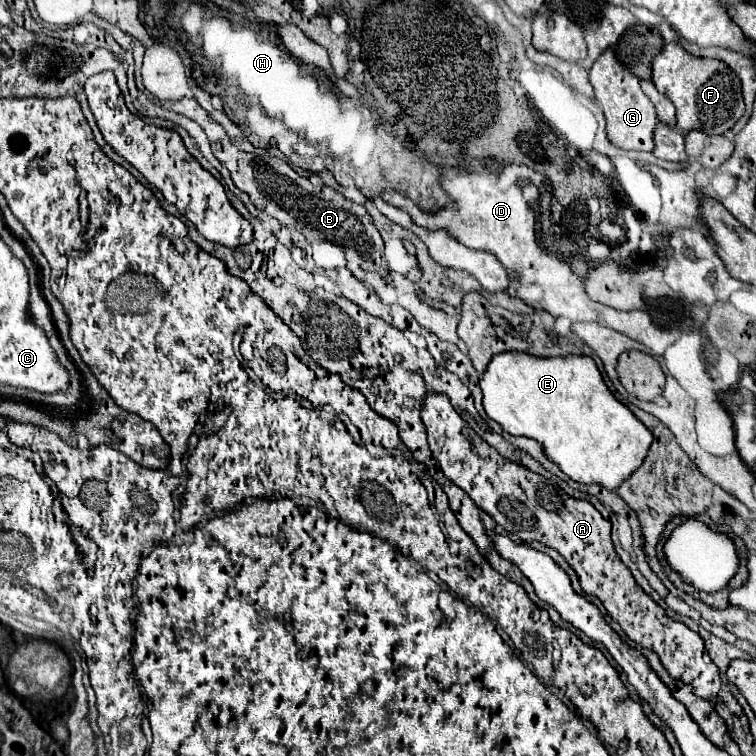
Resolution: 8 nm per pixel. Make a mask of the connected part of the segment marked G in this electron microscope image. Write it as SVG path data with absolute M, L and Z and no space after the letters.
M607 48L591 66L589 82L595 90L595 100L601 104L607 120L607 138L611 144L623 150L653 150L653 130L657 124L657 114L651 100L639 86L639 78L621 66L611 48Z

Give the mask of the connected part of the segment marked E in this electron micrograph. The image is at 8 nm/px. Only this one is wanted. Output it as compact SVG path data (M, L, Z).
M503 352L489 362L479 386L483 390L483 406L489 418L499 422L509 434L527 436L543 444L545 454L557 462L569 478L581 484L599 484L609 490L619 488L623 480L643 464L653 442L651 430L625 404L615 400L591 356L537 358L527 352Z

